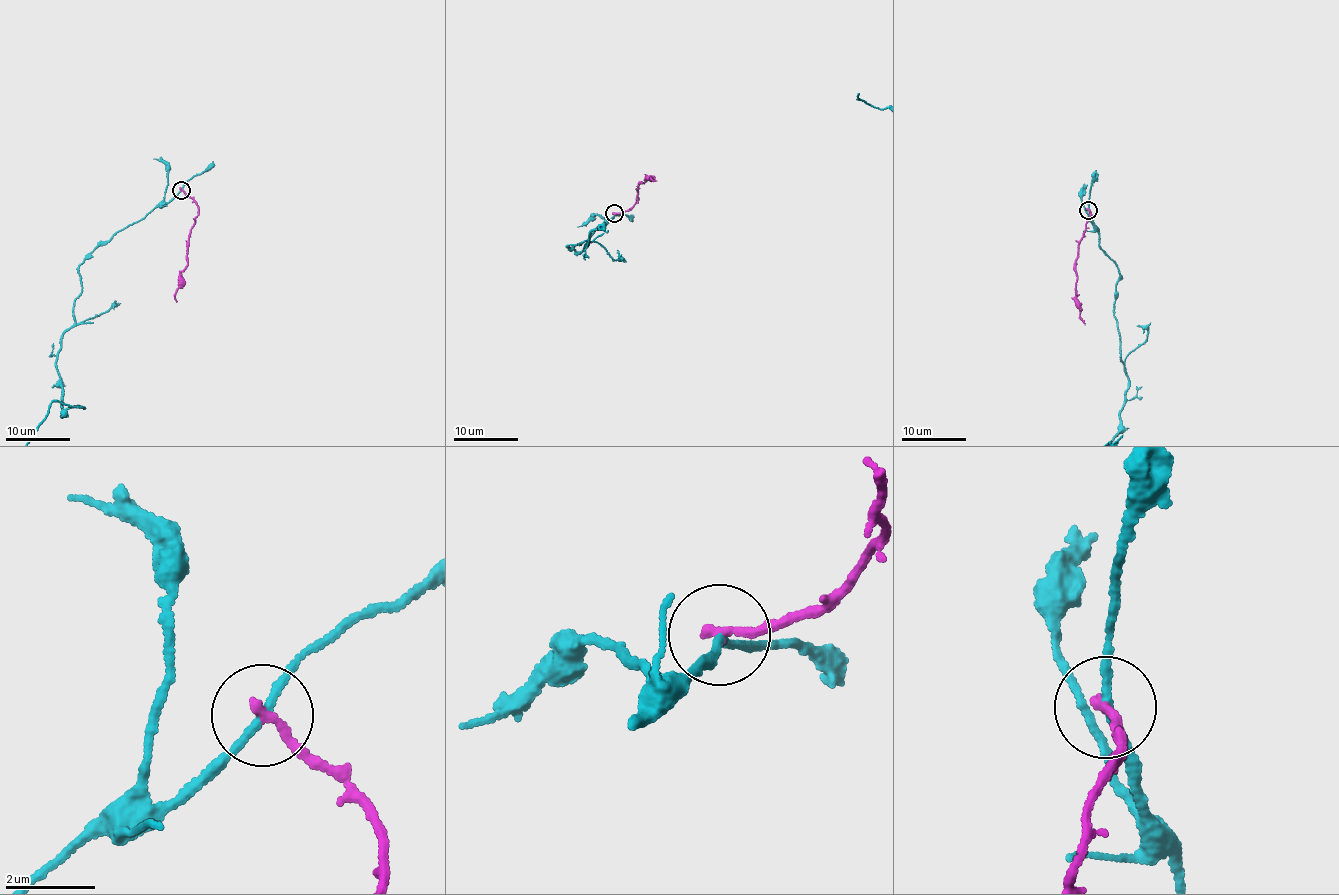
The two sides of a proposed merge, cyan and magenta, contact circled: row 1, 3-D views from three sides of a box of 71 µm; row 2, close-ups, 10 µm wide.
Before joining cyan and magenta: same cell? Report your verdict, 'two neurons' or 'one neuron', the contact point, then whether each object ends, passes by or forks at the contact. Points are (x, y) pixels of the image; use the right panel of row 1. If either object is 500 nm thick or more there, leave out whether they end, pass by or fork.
two neurons; at (1088, 210); cyan passes by; magenta ends there

